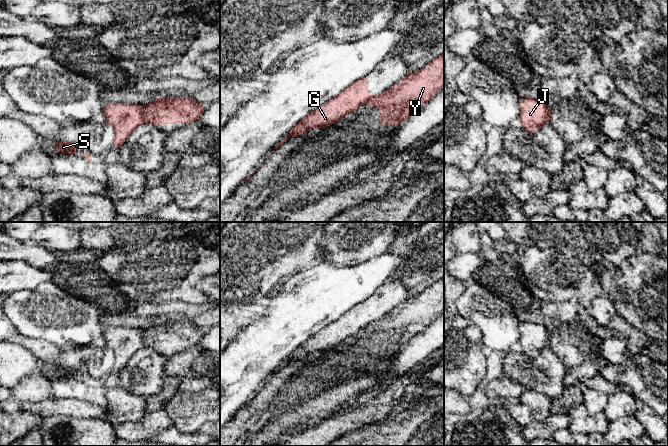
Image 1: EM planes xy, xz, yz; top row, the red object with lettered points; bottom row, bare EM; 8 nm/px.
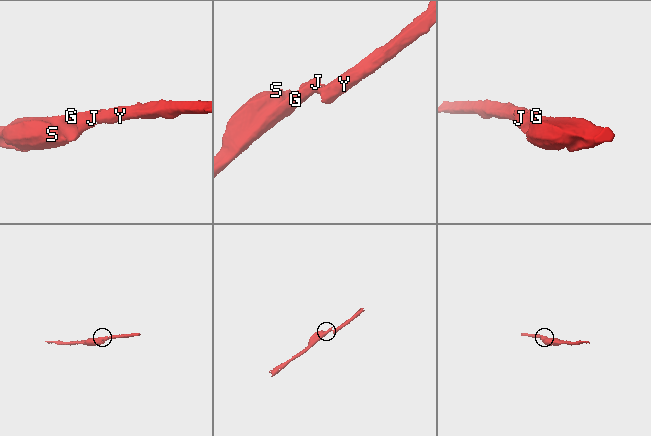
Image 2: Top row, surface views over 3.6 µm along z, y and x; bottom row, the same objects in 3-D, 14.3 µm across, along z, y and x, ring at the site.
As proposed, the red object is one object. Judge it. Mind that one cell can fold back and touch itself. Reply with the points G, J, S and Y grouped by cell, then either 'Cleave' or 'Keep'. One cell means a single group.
Groups: G J S / Y. Cleave

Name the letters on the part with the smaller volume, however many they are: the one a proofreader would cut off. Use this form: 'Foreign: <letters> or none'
Foreign: Y

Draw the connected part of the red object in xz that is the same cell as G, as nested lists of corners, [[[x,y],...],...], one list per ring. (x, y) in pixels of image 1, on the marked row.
[[[368,76],[359,78],[338,96],[330,99],[326,104],[306,116],[295,125],[285,138],[273,149],[278,148],[292,136],[303,136],[307,131],[316,128],[326,128],[335,121],[355,111],[372,97],[368,95]]]

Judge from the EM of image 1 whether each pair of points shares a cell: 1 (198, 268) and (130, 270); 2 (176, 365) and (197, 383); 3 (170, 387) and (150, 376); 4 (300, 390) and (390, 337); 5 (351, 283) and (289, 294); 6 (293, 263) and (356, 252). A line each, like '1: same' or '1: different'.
1: same
2: different
3: different
4: same
5: same
6: different

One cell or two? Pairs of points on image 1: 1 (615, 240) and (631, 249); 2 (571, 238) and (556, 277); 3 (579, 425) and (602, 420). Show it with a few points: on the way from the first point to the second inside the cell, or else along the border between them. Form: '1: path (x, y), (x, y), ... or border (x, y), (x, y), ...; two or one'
1: path (619, 242), (627, 246); one
2: path (571, 248), (571, 262), (566, 267); one
3: path (585, 423), (596, 423); one

